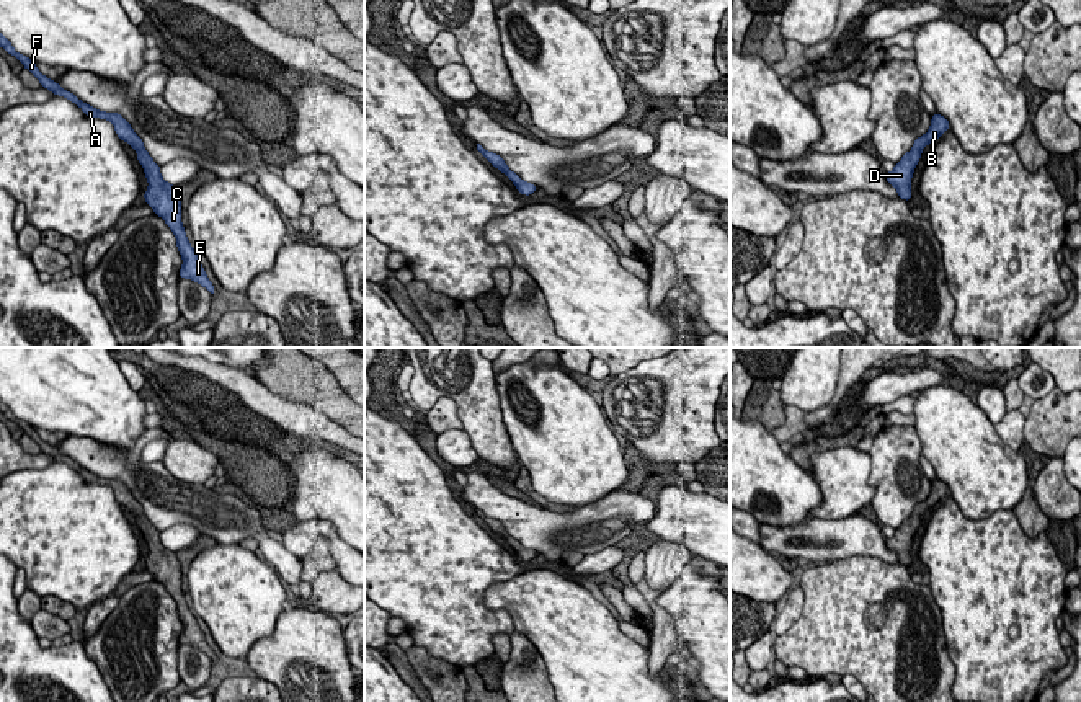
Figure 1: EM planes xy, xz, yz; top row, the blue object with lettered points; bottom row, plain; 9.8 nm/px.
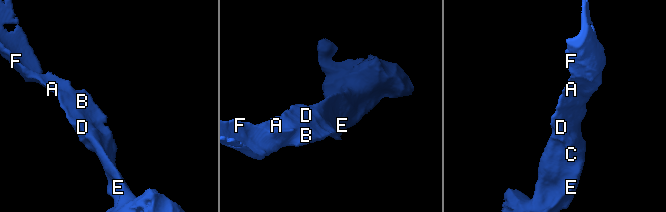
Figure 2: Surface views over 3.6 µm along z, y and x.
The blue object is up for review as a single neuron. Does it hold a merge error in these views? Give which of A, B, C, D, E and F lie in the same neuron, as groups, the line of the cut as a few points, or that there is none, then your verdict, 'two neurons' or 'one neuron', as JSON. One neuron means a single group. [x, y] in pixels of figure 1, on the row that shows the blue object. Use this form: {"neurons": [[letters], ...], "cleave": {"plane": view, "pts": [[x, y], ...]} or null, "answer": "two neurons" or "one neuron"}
{"neurons": [["A", "B", "C", "D", "E", "F"]], "cleave": null, "answer": "one neuron"}

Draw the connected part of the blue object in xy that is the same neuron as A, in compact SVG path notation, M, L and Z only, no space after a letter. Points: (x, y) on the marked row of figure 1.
M0 33L0 46L8 54L15 56L24 65L24 69L28 69L41 82L41 87L51 90L54 95L65 96L67 100L80 106L85 116L88 118L101 118L111 121L114 124L114 131L118 137L134 147L134 150L137 152L137 160L140 162L149 181L149 189L144 193L145 202L155 211L157 215L160 215L167 222L167 225L171 229L171 232L176 237L176 245L180 255L183 256L180 278L193 279L199 282L214 297L216 289L212 282L207 279L204 268L198 255L194 253L194 248L189 245L186 238L185 227L181 224L181 201L176 186L167 183L162 178L160 167L147 153L142 139L132 131L131 124L118 113L105 113L91 108L90 104L80 101L73 93L64 90L54 80L44 77L38 70L36 64L26 56L16 52L11 42L2 33Z

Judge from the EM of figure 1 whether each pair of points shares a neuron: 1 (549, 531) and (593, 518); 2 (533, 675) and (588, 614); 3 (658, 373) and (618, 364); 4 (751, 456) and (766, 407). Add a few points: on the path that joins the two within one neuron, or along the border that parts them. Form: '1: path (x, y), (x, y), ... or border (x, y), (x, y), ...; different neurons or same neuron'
1: path (560, 531), (582, 529); same neuron
2: border (518, 632), (538, 650), (552, 684); different neurons
3: border (639, 364), (614, 377); different neurons
4: border (747, 420), (756, 420), (769, 431); different neurons

